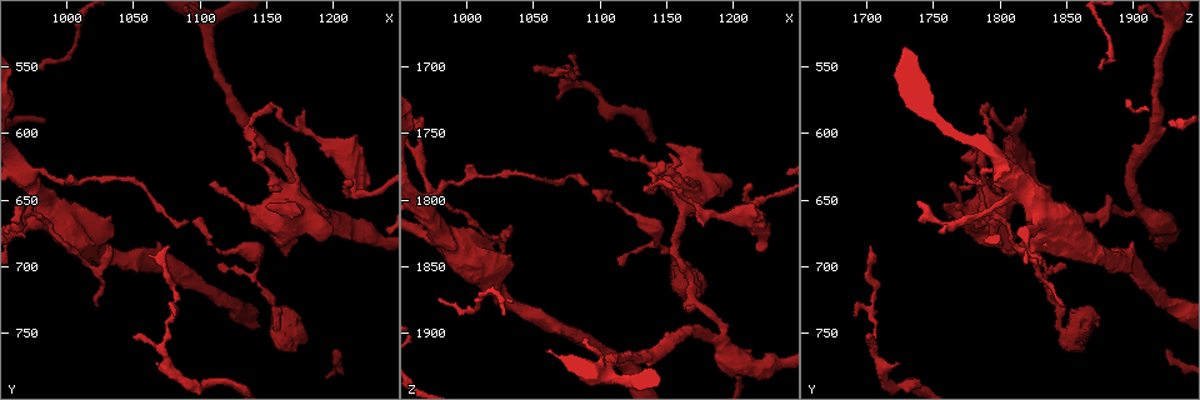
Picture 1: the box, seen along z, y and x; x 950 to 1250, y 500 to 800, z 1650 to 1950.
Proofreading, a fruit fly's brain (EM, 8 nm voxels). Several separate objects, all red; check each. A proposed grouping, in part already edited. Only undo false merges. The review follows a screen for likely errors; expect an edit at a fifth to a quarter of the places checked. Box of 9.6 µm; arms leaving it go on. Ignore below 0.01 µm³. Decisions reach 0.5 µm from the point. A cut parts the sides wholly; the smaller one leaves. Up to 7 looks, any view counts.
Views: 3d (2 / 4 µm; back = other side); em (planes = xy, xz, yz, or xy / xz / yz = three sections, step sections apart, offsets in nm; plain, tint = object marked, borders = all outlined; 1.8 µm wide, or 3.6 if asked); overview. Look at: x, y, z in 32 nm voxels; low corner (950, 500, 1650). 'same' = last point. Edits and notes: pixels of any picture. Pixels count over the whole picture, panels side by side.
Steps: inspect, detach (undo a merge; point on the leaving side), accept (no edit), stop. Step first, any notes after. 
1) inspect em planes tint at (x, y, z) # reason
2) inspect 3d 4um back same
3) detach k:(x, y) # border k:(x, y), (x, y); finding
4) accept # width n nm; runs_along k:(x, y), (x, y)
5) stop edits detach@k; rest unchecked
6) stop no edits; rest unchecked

inspect em planes tint at (1192, 660, 1906) # branch point

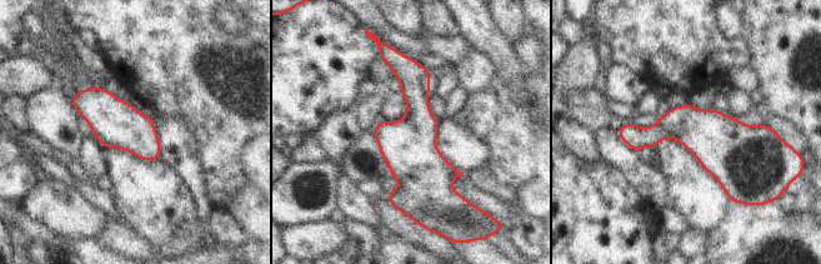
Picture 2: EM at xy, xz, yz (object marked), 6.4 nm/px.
accept # runs_along 2:(398, 59), (415, 81), (405, 208); continuous, no second neuron

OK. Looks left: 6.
inspect em 3.6um planes tint at (1160, 646, 1788) # narrows sharply

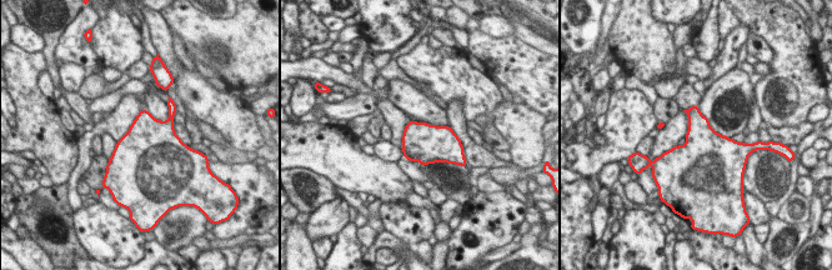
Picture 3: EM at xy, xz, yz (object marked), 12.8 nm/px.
accept # width 500 nm; continuous, no second neuron

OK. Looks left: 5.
inspect 3d 4um at (1070, 762, 1704) # a narrow waist

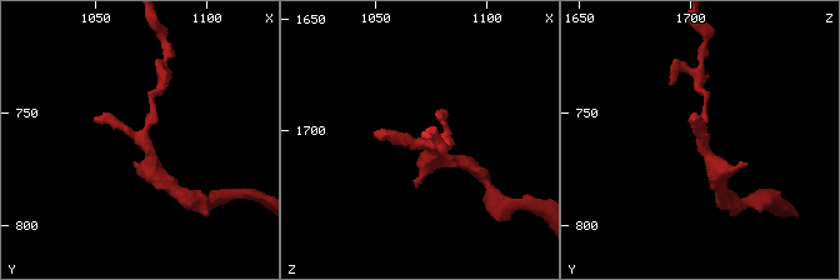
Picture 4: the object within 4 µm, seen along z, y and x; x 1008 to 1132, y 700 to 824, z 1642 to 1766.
inspect em planes tint at (1072, 763, 1706) # need the tissue

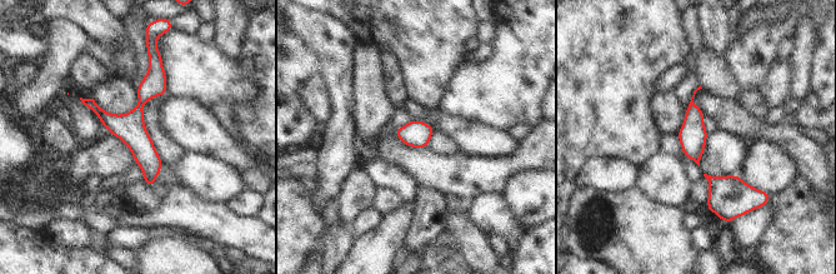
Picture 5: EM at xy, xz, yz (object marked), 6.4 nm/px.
accept # width 180 nm; runs_along 5:(155, 65), (138, 109), (149, 182); continuous, no second neuron

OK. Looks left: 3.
stop no edits; rest unchecked

